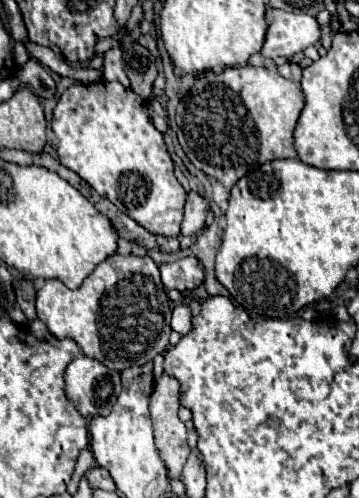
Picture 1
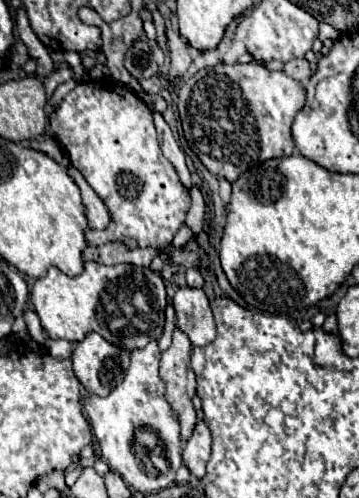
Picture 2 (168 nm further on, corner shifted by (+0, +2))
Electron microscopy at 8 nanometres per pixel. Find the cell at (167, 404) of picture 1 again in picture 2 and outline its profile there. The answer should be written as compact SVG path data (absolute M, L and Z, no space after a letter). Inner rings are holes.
M175 328L173 332L173 344L169 350L161 354L161 366L159 374L165 382L165 398L171 404L179 426L181 426L181 442L187 442L195 430L197 414L191 404L191 398L195 396L195 374L189 366L189 354L191 354L191 342L187 334Z

